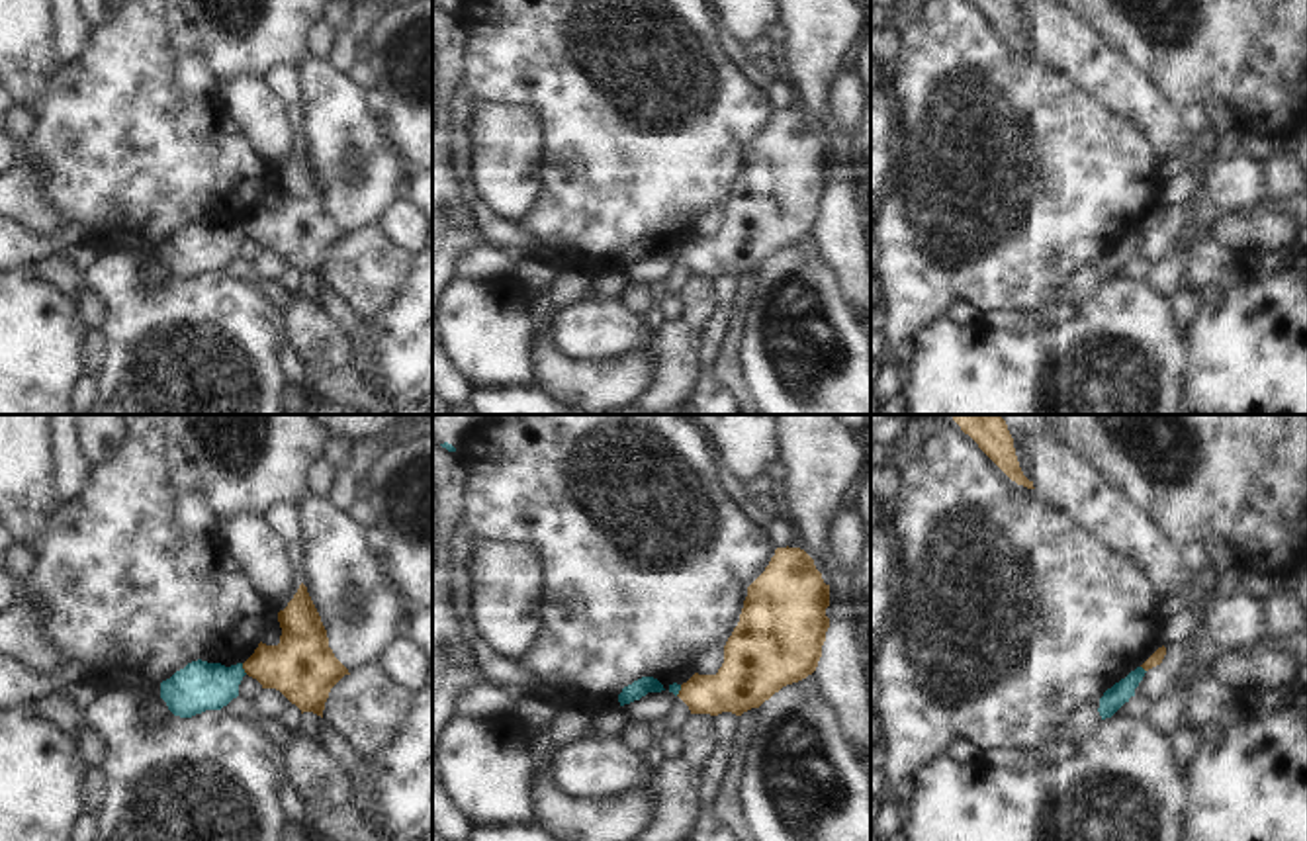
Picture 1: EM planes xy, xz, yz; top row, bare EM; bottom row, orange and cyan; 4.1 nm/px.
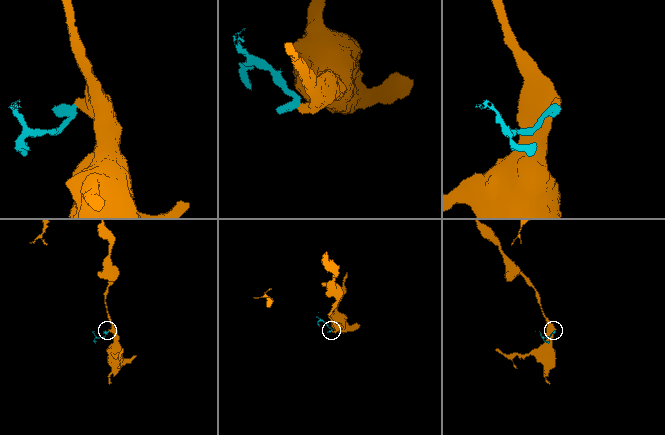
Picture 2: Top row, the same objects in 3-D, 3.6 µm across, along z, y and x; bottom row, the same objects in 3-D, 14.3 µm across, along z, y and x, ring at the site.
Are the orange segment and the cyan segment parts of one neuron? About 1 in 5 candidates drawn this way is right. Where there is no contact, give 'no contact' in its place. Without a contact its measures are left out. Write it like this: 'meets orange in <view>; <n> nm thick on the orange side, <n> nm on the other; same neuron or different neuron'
meets orange in xy; 280 nm thick on the orange side, 200 nm on the other; different neuron

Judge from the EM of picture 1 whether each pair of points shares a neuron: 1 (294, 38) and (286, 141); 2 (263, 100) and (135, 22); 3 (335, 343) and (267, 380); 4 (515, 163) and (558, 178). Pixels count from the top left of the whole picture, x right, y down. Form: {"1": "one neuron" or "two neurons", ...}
{"1": "two neurons", "2": "two neurons", "3": "two neurons", "4": "two neurons"}

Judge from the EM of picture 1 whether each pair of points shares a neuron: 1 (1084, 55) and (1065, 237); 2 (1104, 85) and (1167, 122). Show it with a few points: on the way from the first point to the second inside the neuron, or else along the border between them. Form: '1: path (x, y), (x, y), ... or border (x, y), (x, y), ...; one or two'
1: border (1041, 61), (1063, 71), (1077, 85), (1120, 112); two
2: path (1120, 87), (1151, 110); one

